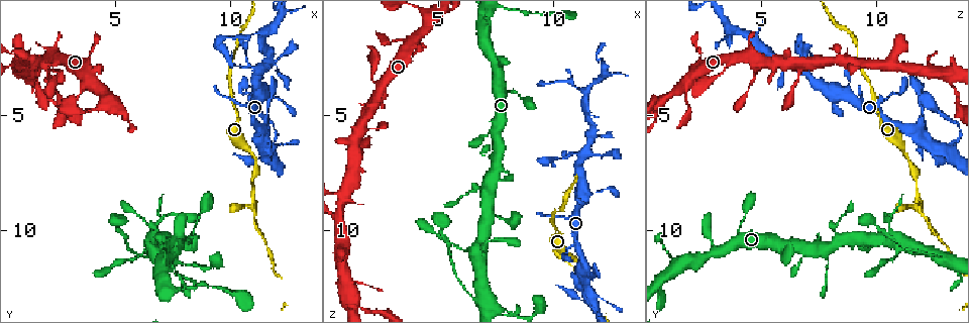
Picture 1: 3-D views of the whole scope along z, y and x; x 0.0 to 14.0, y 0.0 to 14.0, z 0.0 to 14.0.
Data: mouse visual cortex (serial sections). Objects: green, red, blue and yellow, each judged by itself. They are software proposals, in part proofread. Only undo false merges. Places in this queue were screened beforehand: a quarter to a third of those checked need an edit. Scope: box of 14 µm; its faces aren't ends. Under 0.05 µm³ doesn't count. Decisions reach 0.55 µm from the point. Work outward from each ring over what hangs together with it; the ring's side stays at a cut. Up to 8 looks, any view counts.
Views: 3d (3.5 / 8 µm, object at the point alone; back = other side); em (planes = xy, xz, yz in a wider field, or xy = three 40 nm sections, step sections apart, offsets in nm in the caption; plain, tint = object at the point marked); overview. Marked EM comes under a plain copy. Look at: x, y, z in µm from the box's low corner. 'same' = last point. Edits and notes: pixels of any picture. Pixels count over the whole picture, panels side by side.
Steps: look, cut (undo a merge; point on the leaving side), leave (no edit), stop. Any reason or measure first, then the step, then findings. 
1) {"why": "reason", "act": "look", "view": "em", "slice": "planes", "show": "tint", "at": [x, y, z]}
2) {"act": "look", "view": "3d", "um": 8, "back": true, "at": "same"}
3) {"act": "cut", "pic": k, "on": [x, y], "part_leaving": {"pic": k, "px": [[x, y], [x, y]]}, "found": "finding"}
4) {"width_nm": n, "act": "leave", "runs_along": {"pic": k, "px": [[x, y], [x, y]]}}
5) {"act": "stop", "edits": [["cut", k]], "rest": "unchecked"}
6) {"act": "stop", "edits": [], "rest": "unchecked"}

{"why": "a narrow waist", "act": "look", "view": "3d", "um": 3.5, "at": [10.3, 2.8, 6.9]}

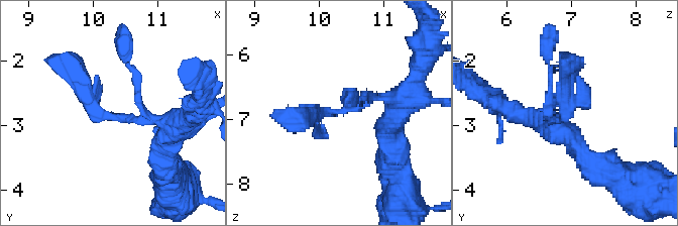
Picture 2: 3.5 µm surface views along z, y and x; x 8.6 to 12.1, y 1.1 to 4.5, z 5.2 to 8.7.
{"act": "look", "view": "em", "slice": "planes", "show": "tint", "at": [10.20, 2.95, 6.90]}

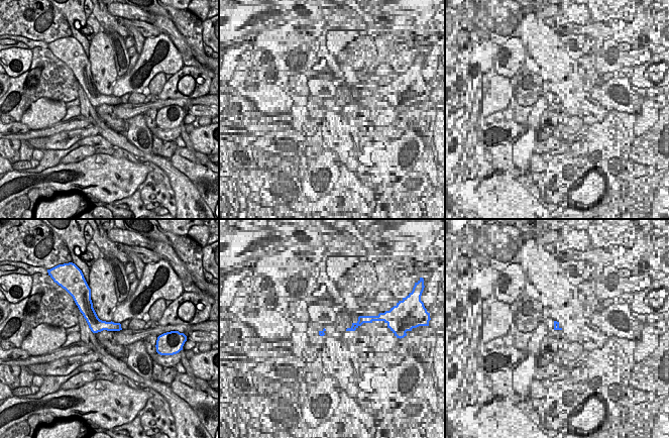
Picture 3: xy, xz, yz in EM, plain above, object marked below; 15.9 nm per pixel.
{"act": "leave", "runs_along": {"pic": 2, "px": [[175, 128], [97, 116], [72, 67]]}, "found": "one cell here"}

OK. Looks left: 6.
{"why": "three arms meet", "act": "look", "view": "3d", "um": 3.5, "at": [11.3, 1.5, 4.0]}

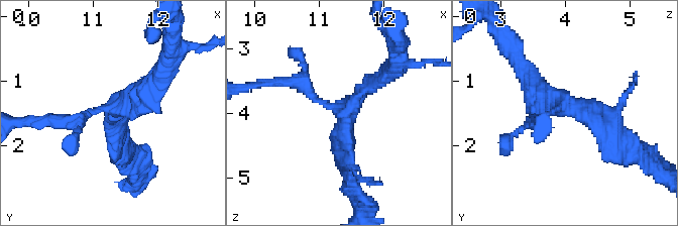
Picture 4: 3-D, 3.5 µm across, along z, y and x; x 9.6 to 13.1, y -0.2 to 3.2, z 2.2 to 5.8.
{"arms": 3, "arm_widths_nm": [150, 250, 300], "act": "look", "view": "em", "slice": "xy", "step": 3, "show": "tint", "at": [11.40, 1.40, 3.95]}

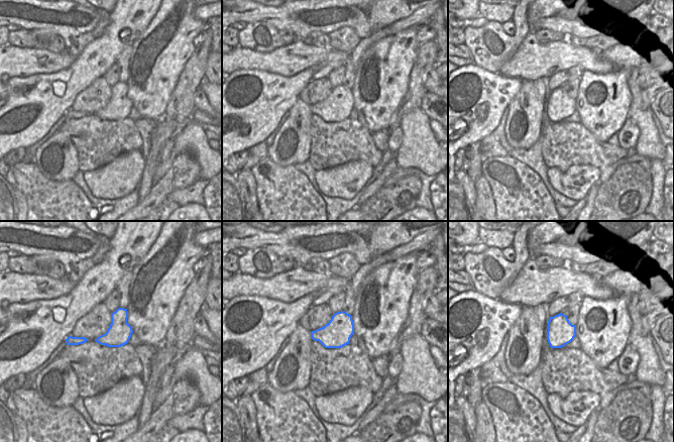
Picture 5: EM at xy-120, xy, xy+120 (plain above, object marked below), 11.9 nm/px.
{"width_nm": 340, "act": "leave", "runs_along": {"pic": 4, "px": [[620, 138], [527, 76]]}, "found": "all the same cell"}

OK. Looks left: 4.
{"act": "look", "view": "3d", "um": 3.5, "back": true, "at": [3.6, 3.7, 1.7]}

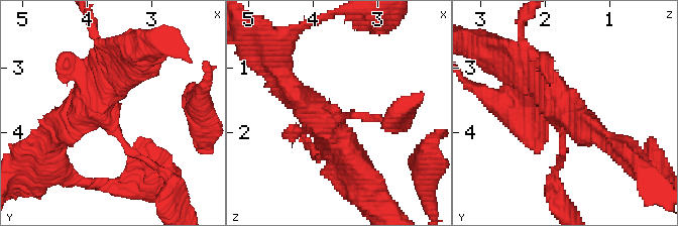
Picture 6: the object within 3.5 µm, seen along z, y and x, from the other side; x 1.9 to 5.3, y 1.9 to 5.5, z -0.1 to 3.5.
{"why": "need the tissue", "act": "look", "view": "em", "slice": "xy", "step": 1, "show": "tint", "at": [3.65, 3.75, 1.80]}

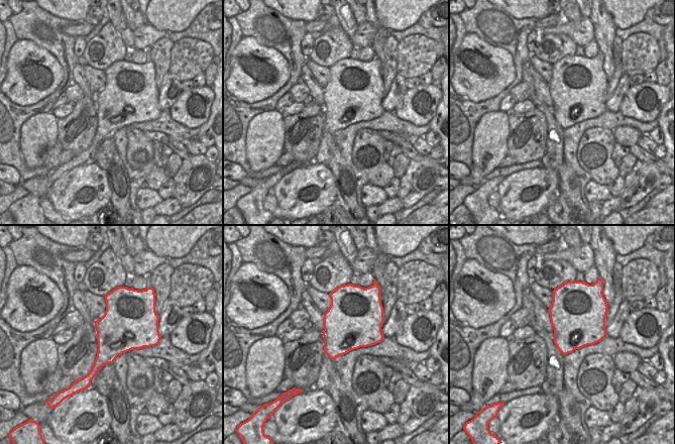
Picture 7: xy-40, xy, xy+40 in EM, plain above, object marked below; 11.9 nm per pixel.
{"act": "leave", "runs_along": {"pic": 6, "px": [[352, 161], [325, 120], [281, 74]]}, "found": "all the same cell"}

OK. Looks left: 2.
{"act": "stop", "edits": [], "rest": "unchecked"}

